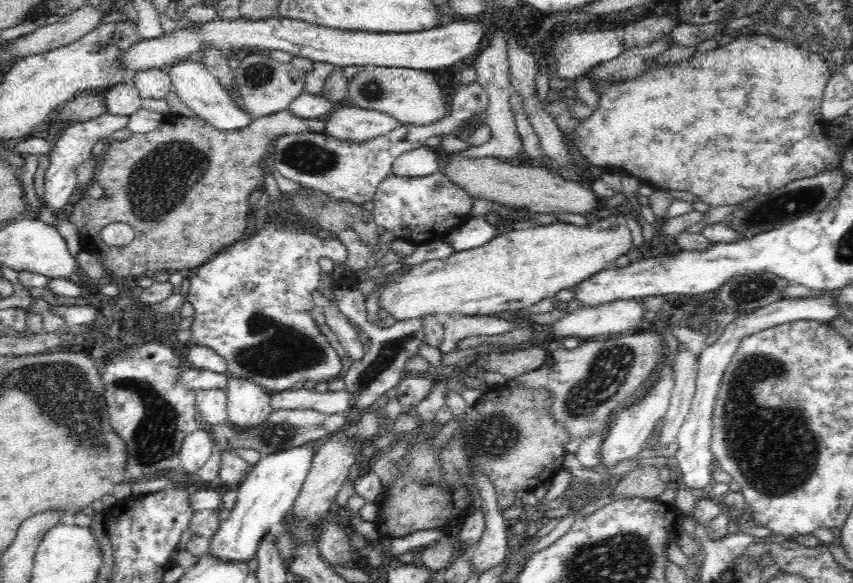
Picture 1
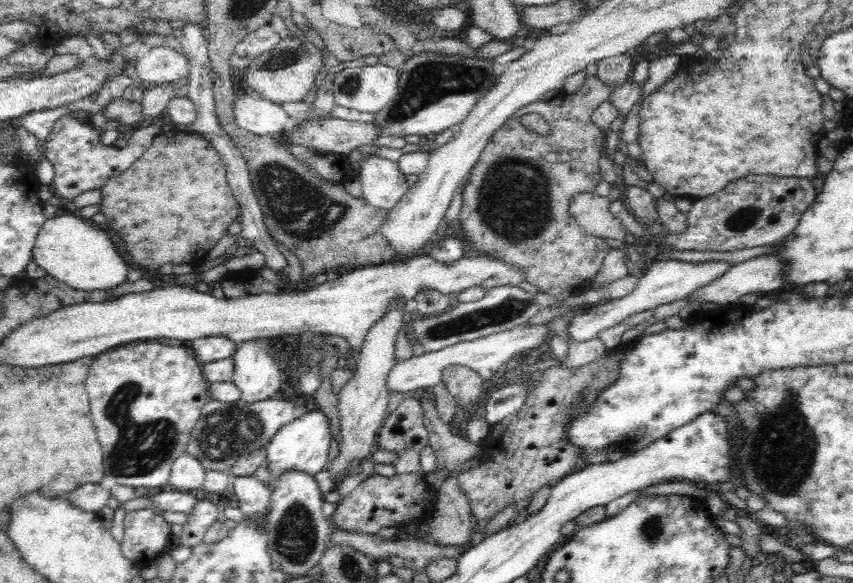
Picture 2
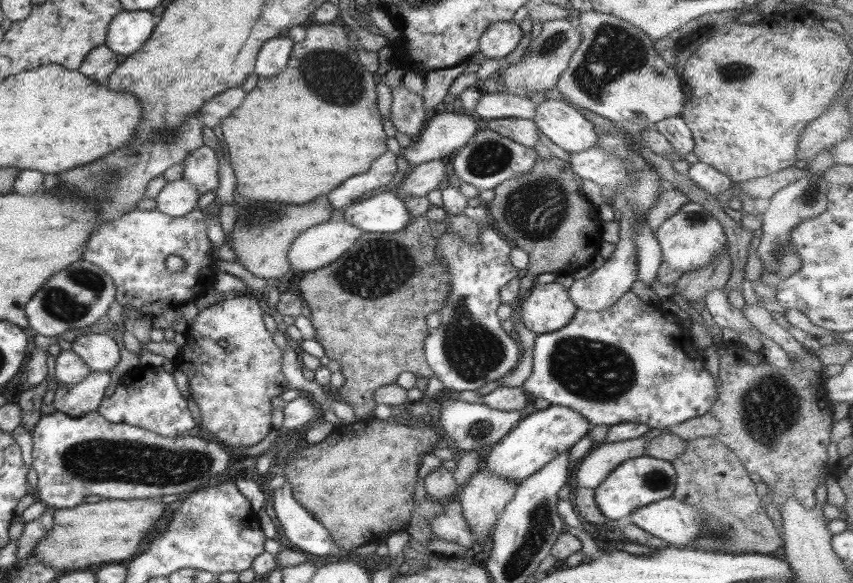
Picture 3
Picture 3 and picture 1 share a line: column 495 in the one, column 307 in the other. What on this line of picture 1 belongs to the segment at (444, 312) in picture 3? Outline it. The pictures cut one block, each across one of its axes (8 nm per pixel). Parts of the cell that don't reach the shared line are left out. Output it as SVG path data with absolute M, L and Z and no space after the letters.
M274 220L272 224L264 226L259 230L259 233L254 235L252 238L233 243L225 250L218 253L214 258L209 259L208 262L205 262L202 266L199 266L195 271L193 271L188 288L188 296L186 298L186 300L190 301L194 307L195 319L191 330L193 331L193 341L195 344L208 346L217 354L220 354L220 357L226 360L227 373L230 375L252 379L255 384L275 393L293 389L292 385L300 380L318 380L318 382L329 382L334 378L338 378L338 374L340 374L342 368L341 358L337 356L336 352L328 344L326 338L320 334L317 326L314 324L312 319L308 317L306 310L313 307L311 292L320 284L322 271L318 260L320 260L320 258L329 258L335 263L341 263L346 260L347 255L346 247L338 240L338 238L331 237L326 240L320 239L310 233L306 233L299 227L290 229L289 227L286 227L286 225L280 225L280 223L278 225L277 222L279 223L280 221Z

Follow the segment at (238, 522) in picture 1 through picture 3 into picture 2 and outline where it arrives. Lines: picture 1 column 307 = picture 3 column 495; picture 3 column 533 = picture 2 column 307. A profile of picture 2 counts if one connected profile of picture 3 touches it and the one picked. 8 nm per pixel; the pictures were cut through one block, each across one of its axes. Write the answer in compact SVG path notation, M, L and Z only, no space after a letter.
M320 410L300 411L292 422L284 424L266 444L265 464L278 478L284 470L300 470L314 476L327 464L332 444L330 419Z

